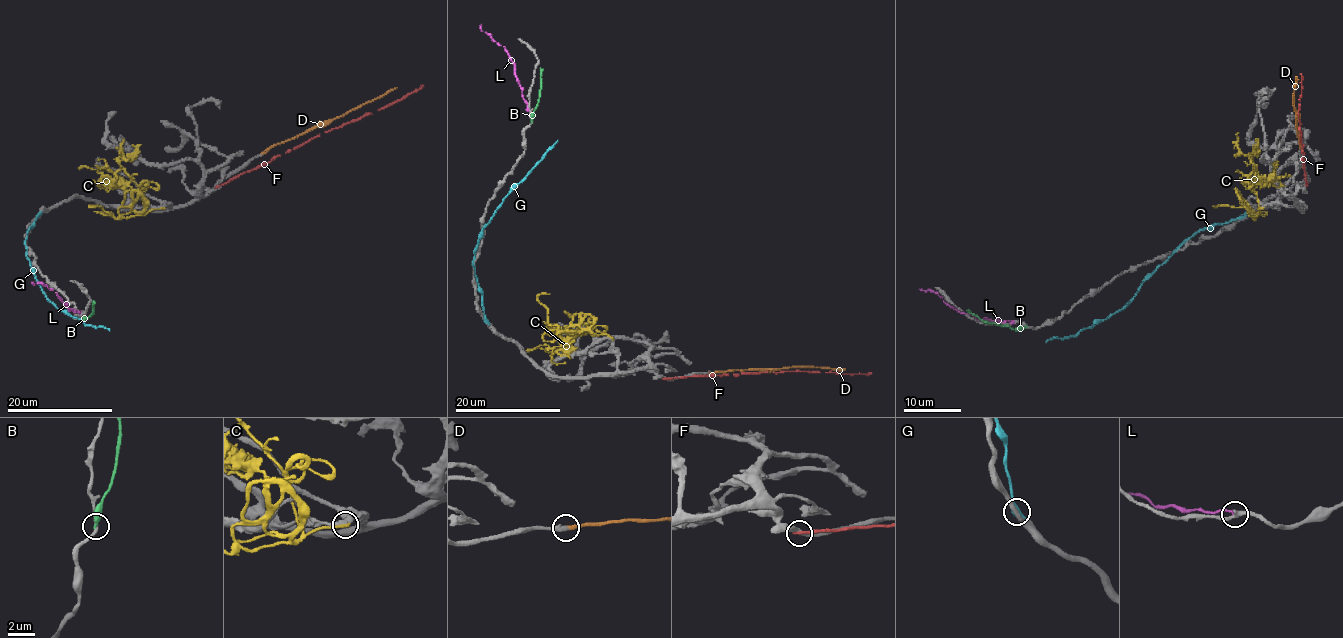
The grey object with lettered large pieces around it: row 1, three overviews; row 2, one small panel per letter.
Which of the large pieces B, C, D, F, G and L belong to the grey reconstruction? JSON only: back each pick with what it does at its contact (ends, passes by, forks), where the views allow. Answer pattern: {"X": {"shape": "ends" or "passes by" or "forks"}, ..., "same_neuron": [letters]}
{"D": {"shape": "ends"}, "same_neuron": ["D"]}

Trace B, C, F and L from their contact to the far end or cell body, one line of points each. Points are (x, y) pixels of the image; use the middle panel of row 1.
B: (531, 121), (538, 103), (540, 68)
C: (611, 337), (590, 333), (582, 324), (561, 349), (526, 350)
F: (665, 379), (805, 371), (871, 372)
L: (528, 110), (514, 62), (507, 51), (481, 30), (481, 24)

